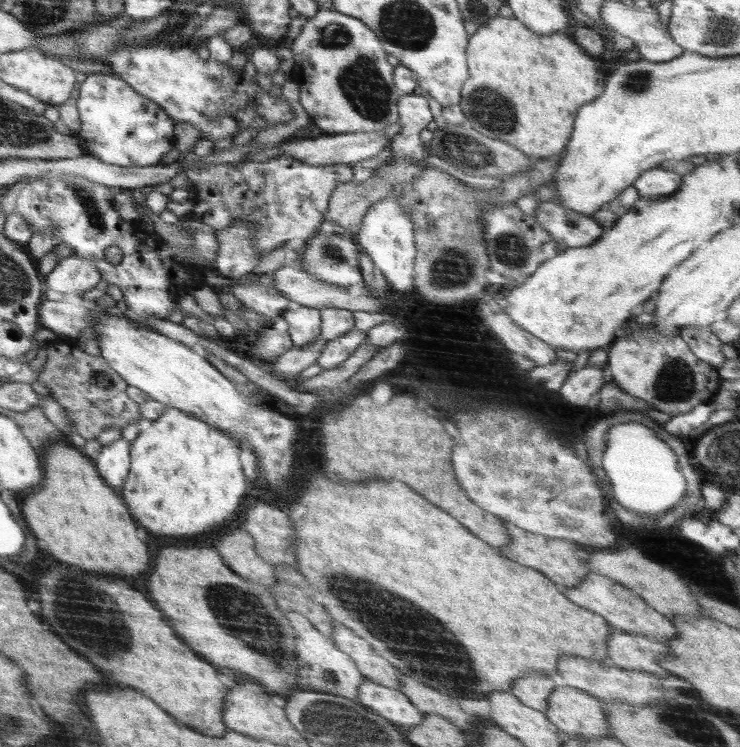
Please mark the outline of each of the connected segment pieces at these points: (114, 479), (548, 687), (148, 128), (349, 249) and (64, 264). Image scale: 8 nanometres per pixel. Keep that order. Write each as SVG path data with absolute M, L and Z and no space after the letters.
M121 436L108 445L101 446L100 455L94 460L95 467L102 480L116 490L124 486L128 474L130 474L130 444Z
M530 676L530 678L518 680L509 692L526 706L544 713L548 708L548 698L557 683L556 678L552 680L542 676Z
M92 73L81 82L77 91L76 106L81 125L74 134L84 154L118 166L150 166L160 164L164 154L173 148L174 119L118 75Z
M332 232L329 236L314 235L312 239L306 240L306 249L299 254L300 267L306 270L310 276L314 276L320 282L338 286L338 288L348 288L352 284L363 281L359 264L360 246L355 238L347 234L337 234Z
M70 256L60 259L56 267L50 271L50 286L48 290L67 295L71 292L81 296L84 292L92 290L101 280L100 270L84 258Z

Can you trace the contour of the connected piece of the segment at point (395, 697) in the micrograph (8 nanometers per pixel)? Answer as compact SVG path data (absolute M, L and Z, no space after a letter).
M372 680L360 682L356 700L397 725L418 726L424 720L424 713L404 693Z

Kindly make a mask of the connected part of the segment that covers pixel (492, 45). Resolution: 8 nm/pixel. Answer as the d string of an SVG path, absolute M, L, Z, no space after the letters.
M498 16L480 26L467 45L468 78L461 90L459 107L467 118L467 125L488 138L498 138L515 146L533 160L561 155L570 135L578 108L600 94L600 80L596 63L583 47L573 41L570 33L554 32L540 36L526 28L516 17Z

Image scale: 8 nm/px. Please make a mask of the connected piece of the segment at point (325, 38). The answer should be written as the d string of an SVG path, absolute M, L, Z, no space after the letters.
M320 8L302 26L300 34L293 40L294 68L290 79L298 84L299 100L308 113L311 124L318 126L324 134L342 134L356 131L383 131L399 117L398 101L403 95L393 81L393 66L380 47L376 34L358 18L352 18L332 10Z

